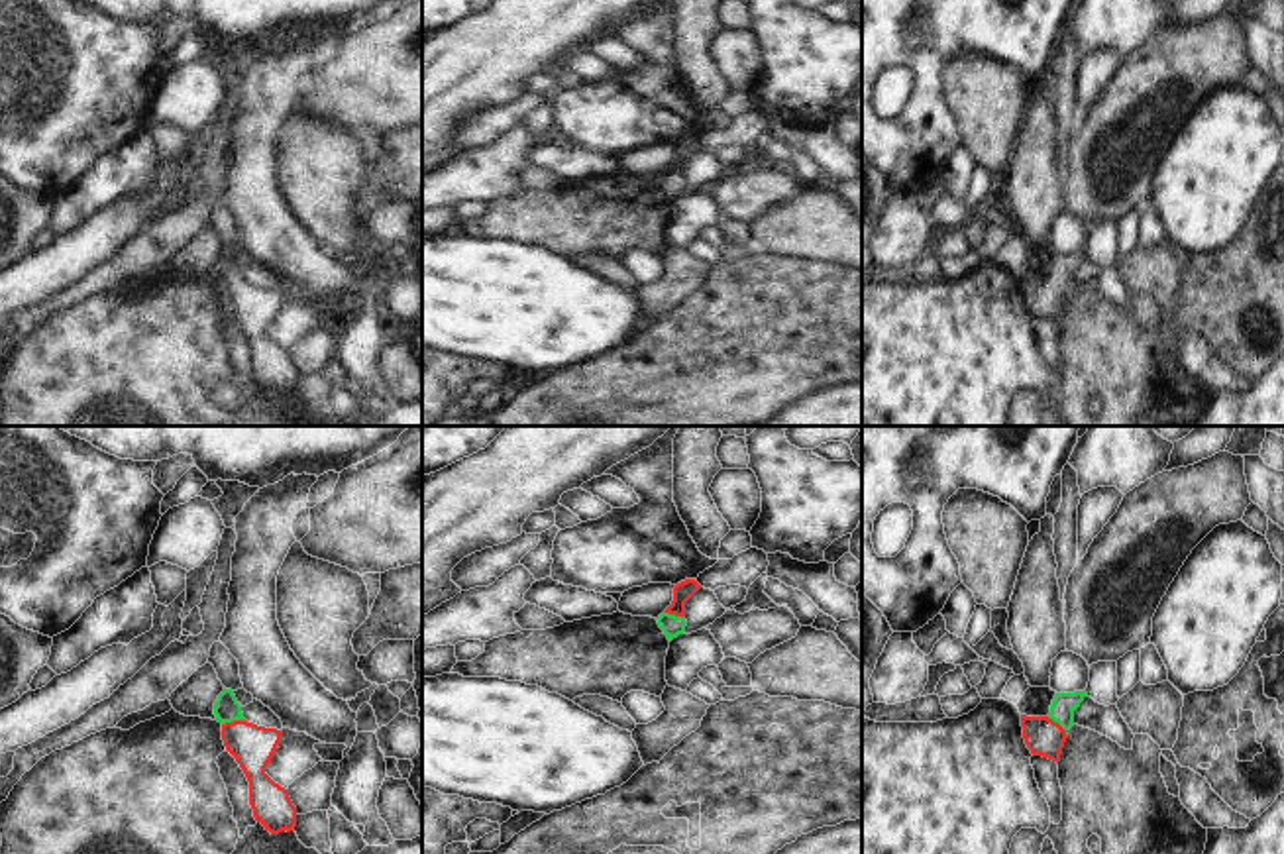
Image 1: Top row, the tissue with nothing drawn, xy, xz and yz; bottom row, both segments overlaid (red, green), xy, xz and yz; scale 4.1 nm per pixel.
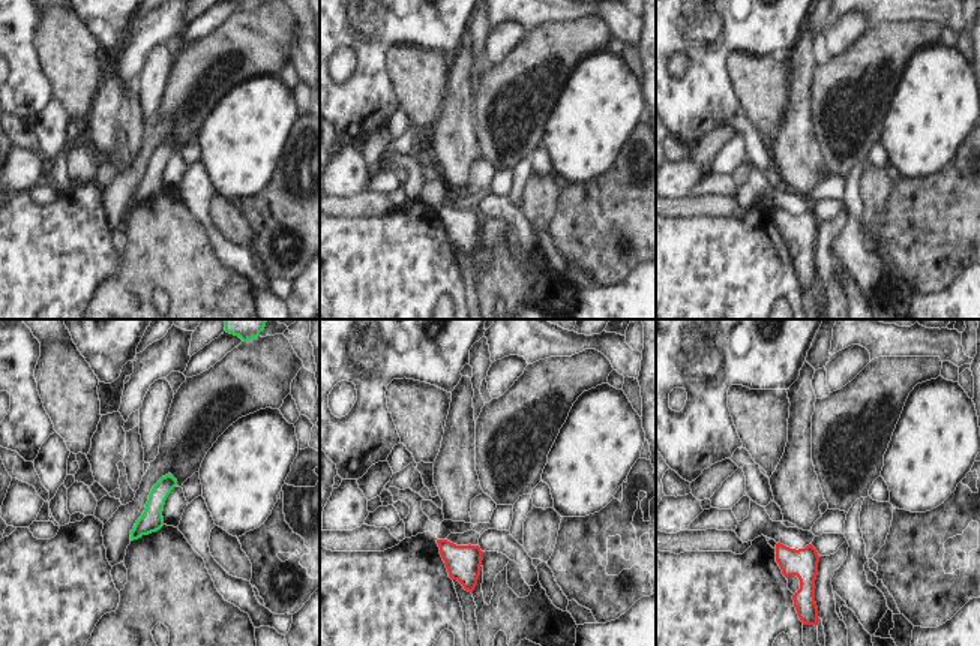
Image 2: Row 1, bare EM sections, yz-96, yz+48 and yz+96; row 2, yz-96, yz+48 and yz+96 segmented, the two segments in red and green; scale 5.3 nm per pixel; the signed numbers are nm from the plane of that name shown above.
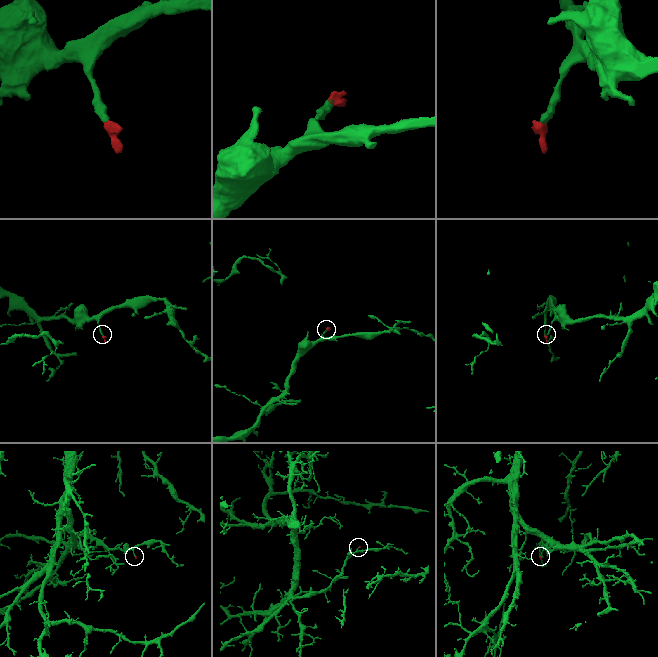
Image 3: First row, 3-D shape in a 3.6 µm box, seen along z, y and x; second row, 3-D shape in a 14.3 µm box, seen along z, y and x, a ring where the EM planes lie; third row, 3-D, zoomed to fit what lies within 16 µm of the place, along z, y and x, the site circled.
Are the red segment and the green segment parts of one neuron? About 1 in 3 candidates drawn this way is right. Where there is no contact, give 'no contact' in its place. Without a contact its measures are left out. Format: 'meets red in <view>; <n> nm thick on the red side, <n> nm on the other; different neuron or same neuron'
meets red in xy; 170 nm thick on the red side, 110 nm on the other; same neuron

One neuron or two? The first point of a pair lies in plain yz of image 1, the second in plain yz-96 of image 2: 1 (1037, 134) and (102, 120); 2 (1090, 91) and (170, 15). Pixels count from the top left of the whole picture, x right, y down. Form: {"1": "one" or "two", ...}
{"1": "one", "2": "two"}

